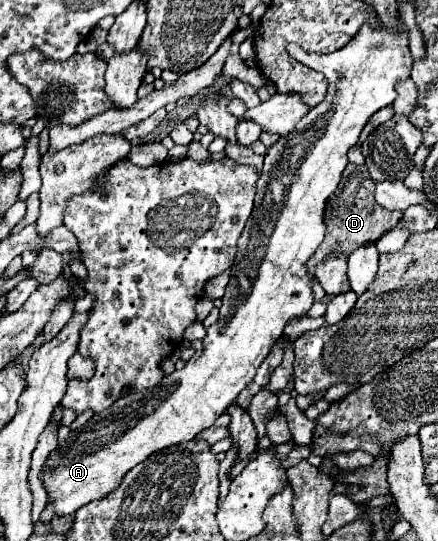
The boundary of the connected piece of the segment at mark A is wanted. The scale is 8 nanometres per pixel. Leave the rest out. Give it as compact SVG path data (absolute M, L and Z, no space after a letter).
M400 19L397 31L391 32L382 23L376 27L364 25L356 37L350 39L348 45L334 53L307 53L297 44L288 44L286 50L291 57L308 65L314 71L320 71L328 79L326 99L308 111L296 123L296 127L280 137L264 157L264 169L258 179L258 193L254 199L254 211L242 231L238 241L238 253L234 265L230 269L230 283L222 297L220 317L208 329L204 337L202 353L194 353L194 357L186 363L184 369L164 375L164 379L152 389L130 393L128 397L118 399L112 407L96 413L88 423L80 429L70 431L70 435L56 445L56 449L48 455L42 469L42 485L48 493L48 503L54 503L54 515L66 517L76 513L90 501L100 499L114 491L124 475L142 463L152 453L194 439L204 429L212 427L212 423L228 409L228 405L240 395L240 391L252 381L256 369L270 353L272 345L284 335L284 327L292 319L300 319L308 313L314 303L312 293L312 275L306 269L308 259L314 255L316 247L322 243L326 225L324 225L324 207L328 197L336 191L342 171L348 163L346 153L350 147L358 143L360 131L368 123L368 119L388 107L396 99L394 85L400 79L410 77L412 55L409 47L409 28Z

